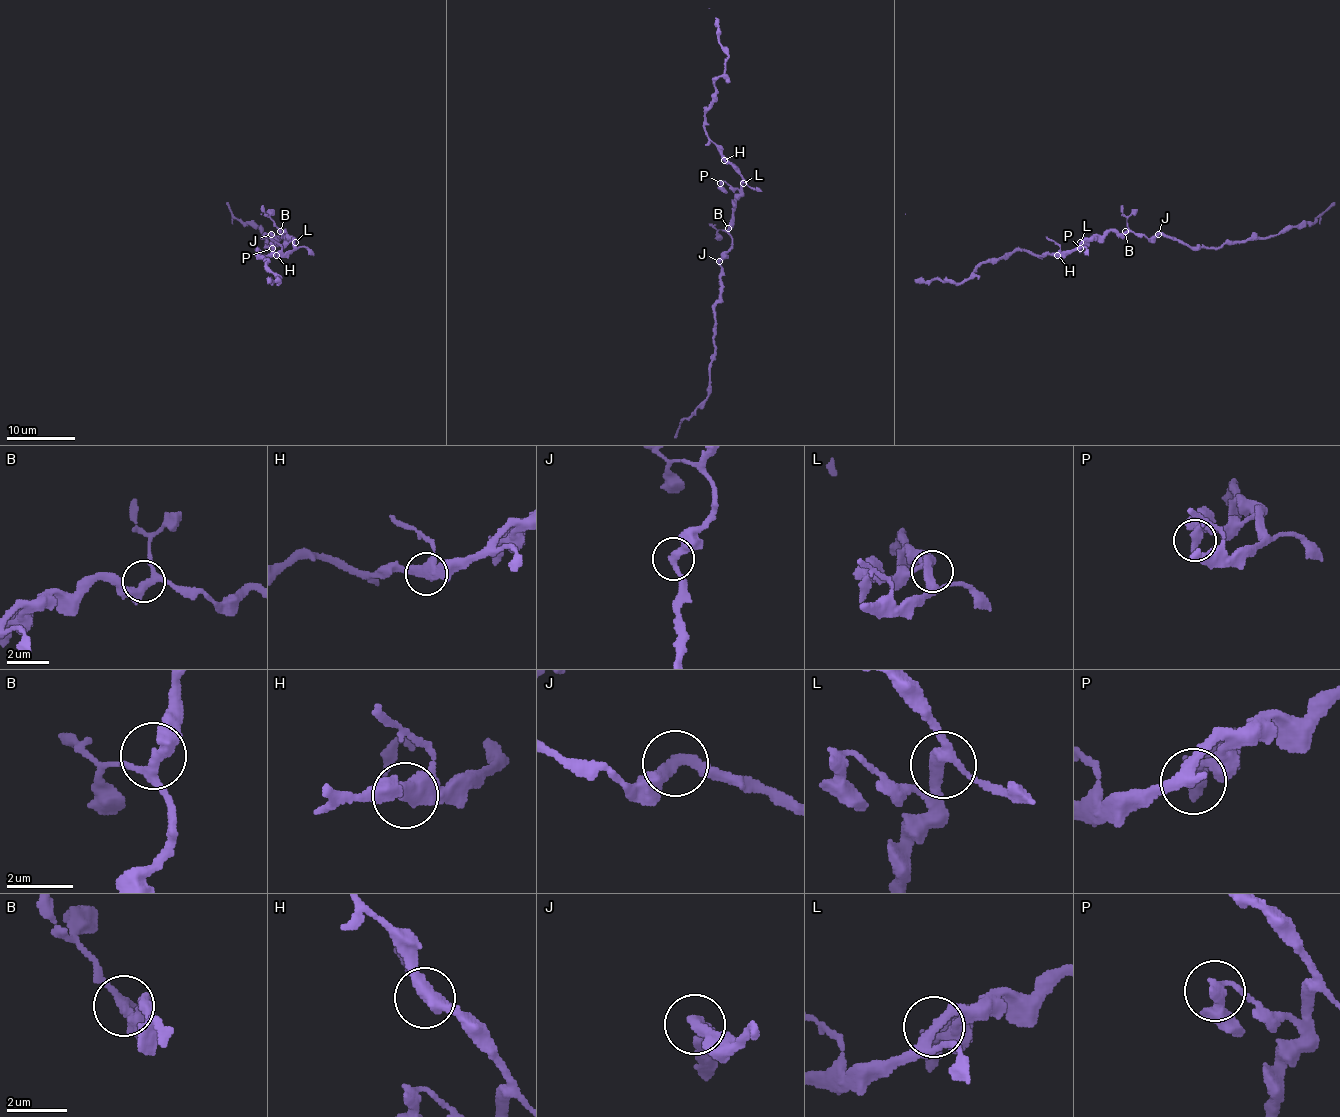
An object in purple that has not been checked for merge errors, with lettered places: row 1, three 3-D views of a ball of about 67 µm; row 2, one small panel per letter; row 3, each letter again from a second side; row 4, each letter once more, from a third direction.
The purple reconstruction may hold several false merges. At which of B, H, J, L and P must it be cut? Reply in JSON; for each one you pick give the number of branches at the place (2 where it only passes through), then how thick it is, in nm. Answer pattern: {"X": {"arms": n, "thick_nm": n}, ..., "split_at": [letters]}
{"split_at": []}

